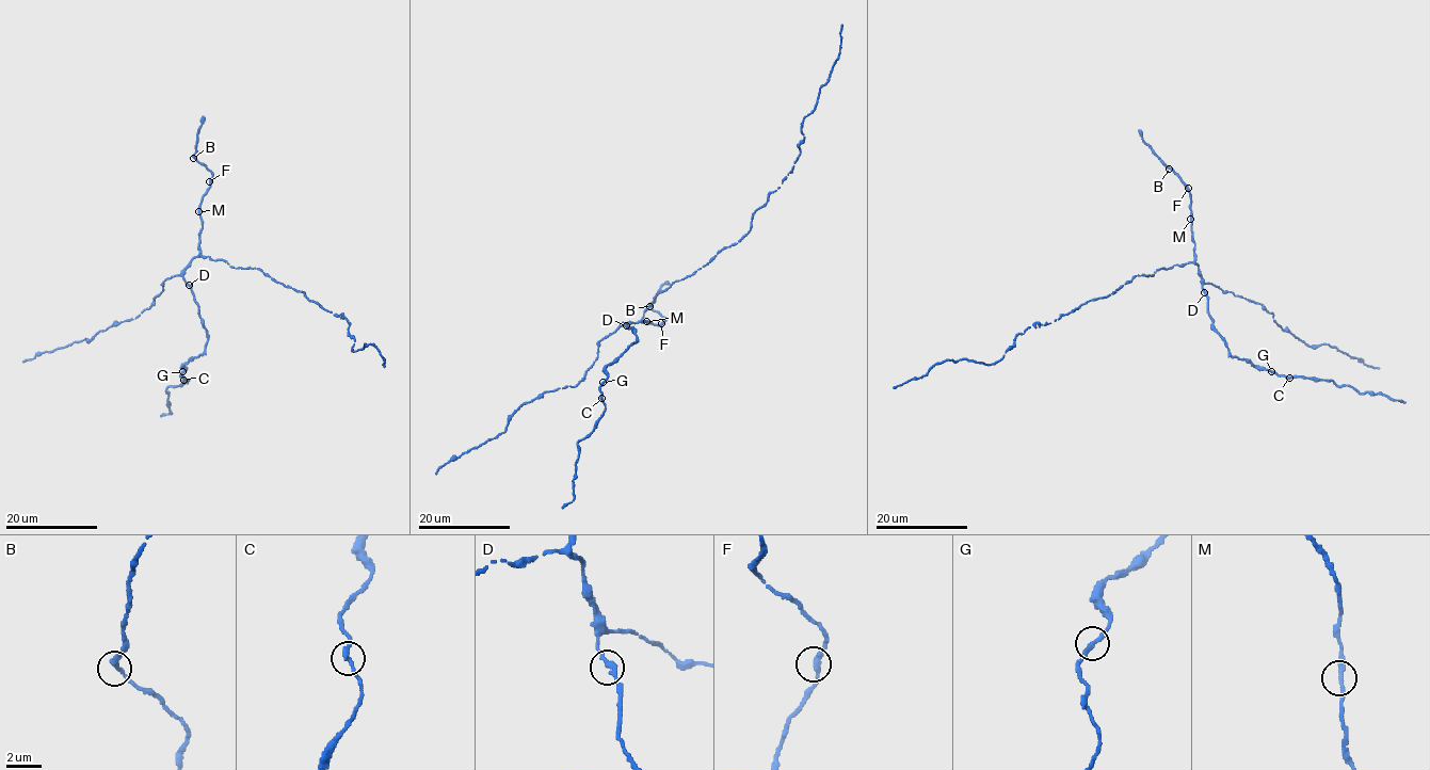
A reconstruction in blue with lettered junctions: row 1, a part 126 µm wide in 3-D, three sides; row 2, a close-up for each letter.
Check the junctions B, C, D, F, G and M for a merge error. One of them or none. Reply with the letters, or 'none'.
none

